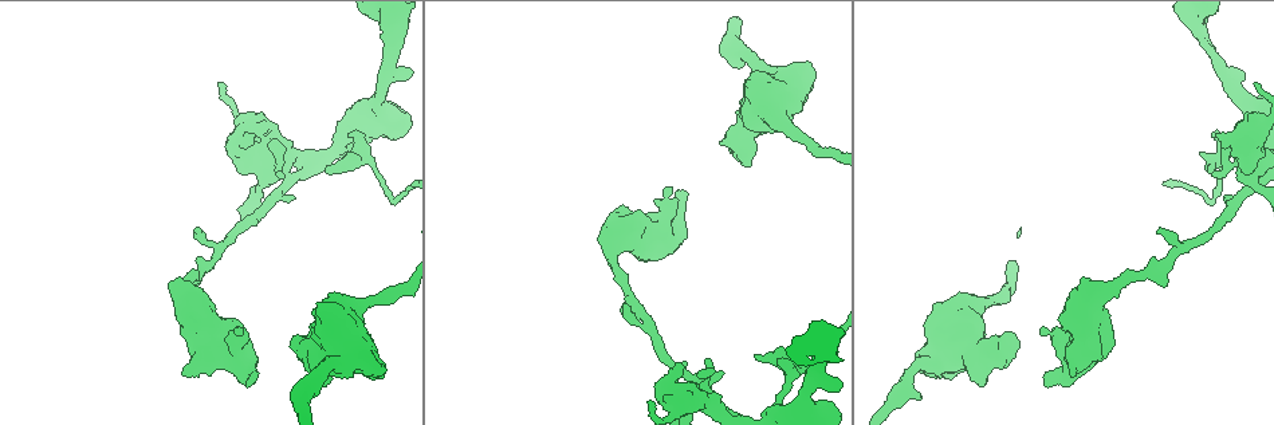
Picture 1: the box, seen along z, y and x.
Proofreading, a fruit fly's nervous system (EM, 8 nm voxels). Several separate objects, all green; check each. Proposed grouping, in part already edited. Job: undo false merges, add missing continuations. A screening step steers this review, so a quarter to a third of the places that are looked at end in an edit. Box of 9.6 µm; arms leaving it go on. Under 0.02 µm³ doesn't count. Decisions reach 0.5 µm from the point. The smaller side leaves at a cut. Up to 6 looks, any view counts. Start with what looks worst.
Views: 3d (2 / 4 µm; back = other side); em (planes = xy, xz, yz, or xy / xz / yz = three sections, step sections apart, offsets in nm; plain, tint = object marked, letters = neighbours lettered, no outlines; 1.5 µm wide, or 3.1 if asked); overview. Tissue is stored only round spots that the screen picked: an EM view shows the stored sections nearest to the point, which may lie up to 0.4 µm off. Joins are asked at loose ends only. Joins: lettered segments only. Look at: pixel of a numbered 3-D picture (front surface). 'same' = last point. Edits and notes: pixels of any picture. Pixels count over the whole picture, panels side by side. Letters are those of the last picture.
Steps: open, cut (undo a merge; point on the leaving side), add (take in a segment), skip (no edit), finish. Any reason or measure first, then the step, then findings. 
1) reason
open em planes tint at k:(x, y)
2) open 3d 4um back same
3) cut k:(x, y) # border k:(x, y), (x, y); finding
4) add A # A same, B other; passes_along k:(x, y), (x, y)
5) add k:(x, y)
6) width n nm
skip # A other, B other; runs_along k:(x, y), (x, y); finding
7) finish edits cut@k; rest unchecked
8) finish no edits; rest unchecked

branch stops here
open 3d 4um at 1:(1160, 228)

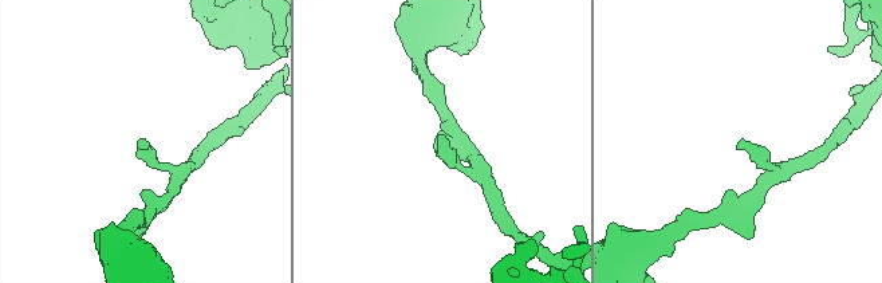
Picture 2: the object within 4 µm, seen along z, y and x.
now the EM
open em planes letters at 2:(140, 139)

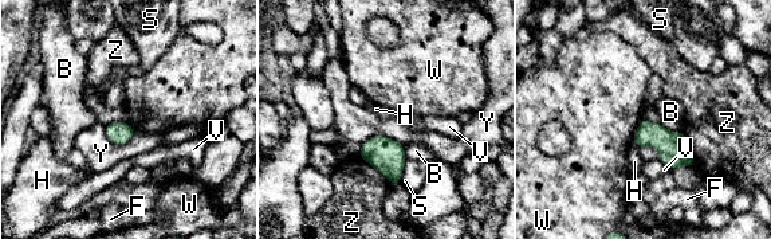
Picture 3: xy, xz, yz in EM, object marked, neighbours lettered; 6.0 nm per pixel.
skip # B other, F other, H other, S other, V other, W other, Y other, Z other; border 3:(642, 117), (630, 142); no lettered segment goes on from it

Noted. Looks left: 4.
branch stops here
open 3d 4um at 1:(1254, 83)

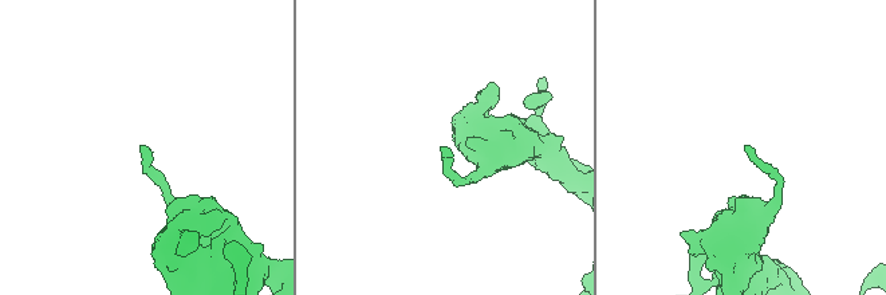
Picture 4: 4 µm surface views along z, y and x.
need the tissue
open em xz step 8 tint at 4:(442, 147)

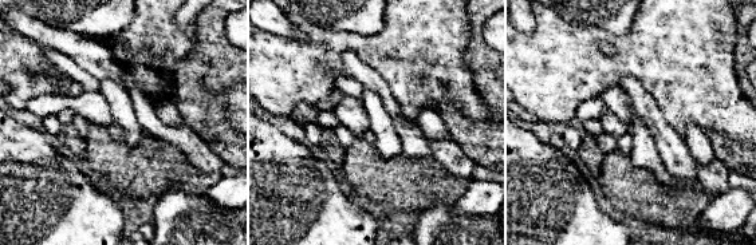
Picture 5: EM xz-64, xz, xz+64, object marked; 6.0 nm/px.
open em planes letters same

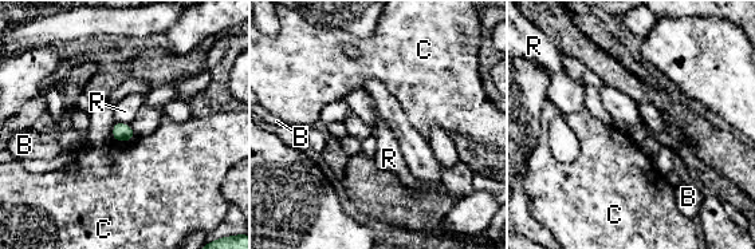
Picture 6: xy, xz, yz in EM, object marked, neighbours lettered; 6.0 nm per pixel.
longest_contact C 150 nm
skip # B other, C other, R other; border 6:(137, 137), (129, 141), (113, 139); none of them fits

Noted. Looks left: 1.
finish no edits; rest unchecked

